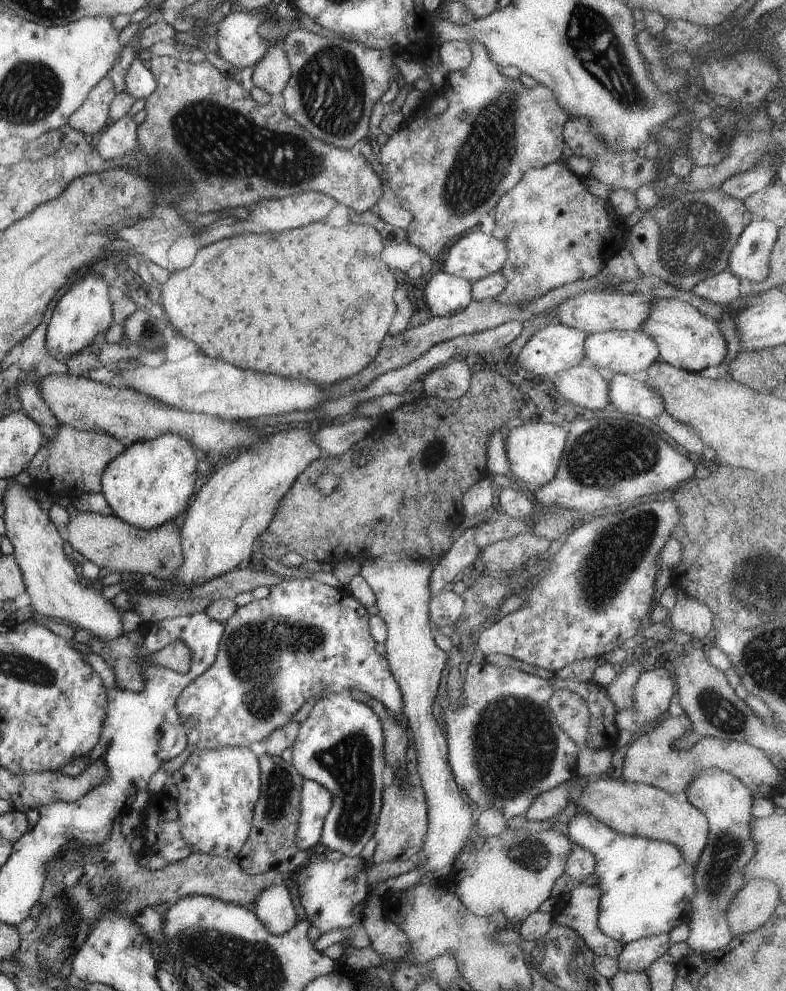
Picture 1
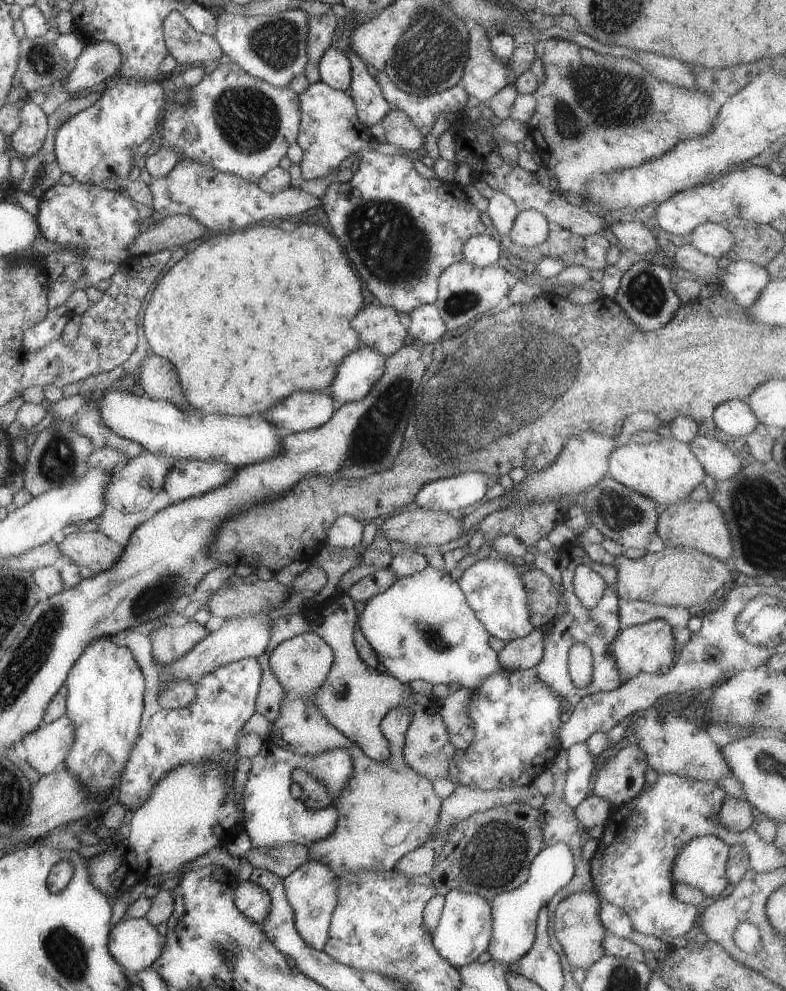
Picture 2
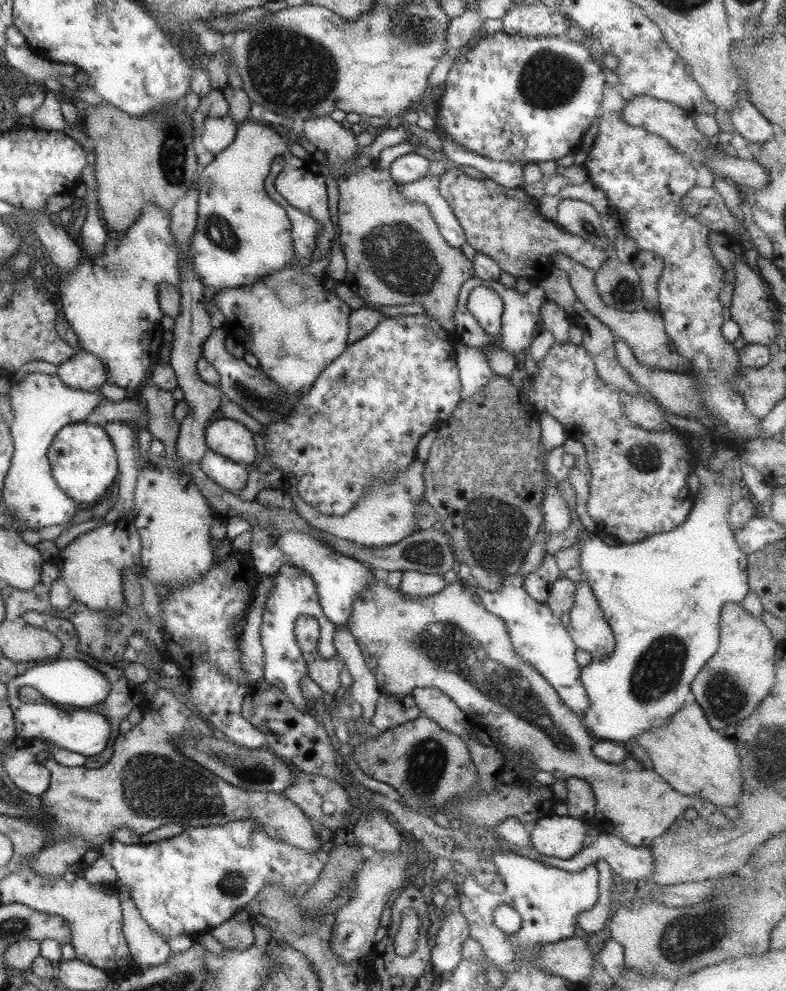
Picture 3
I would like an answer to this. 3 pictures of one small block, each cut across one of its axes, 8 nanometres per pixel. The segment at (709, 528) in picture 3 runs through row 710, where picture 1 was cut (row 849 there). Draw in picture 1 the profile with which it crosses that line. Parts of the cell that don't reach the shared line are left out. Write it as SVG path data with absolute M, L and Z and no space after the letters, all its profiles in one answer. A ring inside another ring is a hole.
M588 812L574 815L568 823L568 837L579 847L589 850L596 859L593 876L598 876L598 888L601 890L598 924L605 935L619 940L623 945L636 939L670 933L680 924L690 920L691 904L696 894L695 868L688 864L677 846L653 841L644 837L625 835Z

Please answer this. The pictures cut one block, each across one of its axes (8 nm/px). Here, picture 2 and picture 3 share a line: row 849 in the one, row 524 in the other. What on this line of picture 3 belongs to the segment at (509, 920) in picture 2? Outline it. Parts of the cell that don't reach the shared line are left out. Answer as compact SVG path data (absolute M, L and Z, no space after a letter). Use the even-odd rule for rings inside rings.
M548 470L547 480L548 487L545 491L545 498L542 504L544 525L535 544L528 548L522 568L516 574L504 578L504 582L500 584L500 588L496 592L484 590L477 583L475 587L481 602L486 606L486 611L489 614L500 617L506 623L510 639L512 639L512 645L514 645L514 651L546 678L546 681L560 695L562 703L570 707L578 716L584 716L586 709L590 707L590 700L581 681L581 666L576 661L576 655L574 655L578 648L576 648L567 627L564 627L562 624L560 617L554 615L545 603L537 602L534 598L531 598L523 585L526 575L536 571L544 562L544 555L546 555L545 542L547 542L547 538L553 536L553 534L565 532L571 523L570 511L563 500L560 486L549 474Z

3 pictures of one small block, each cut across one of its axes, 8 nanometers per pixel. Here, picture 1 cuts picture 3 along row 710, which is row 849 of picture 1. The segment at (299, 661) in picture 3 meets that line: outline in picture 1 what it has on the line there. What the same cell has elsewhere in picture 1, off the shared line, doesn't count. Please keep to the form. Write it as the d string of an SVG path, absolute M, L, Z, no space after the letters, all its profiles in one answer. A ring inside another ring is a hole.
M305 779L301 790L301 815L297 830L297 845L302 849L312 848L319 842L322 836L326 815L329 813L333 803L333 794L312 779Z

